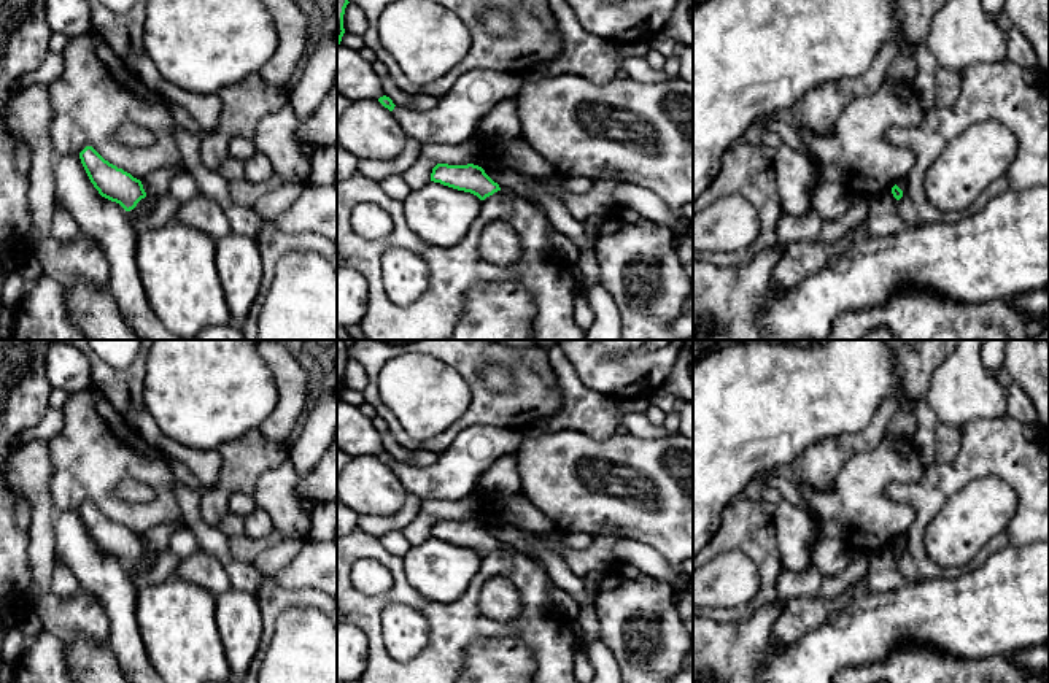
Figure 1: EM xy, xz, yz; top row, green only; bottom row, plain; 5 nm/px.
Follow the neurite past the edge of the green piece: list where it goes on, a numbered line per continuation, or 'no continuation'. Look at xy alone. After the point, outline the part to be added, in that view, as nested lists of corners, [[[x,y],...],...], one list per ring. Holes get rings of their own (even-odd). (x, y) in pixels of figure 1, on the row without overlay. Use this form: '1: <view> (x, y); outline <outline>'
no continuation

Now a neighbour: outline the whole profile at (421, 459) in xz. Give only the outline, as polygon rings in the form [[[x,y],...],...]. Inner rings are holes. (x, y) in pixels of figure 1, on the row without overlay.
[[[415,450],[412,451],[412,467],[416,469],[428,469],[434,465],[439,461],[440,454],[432,453],[432,451],[424,451],[424,450]]]

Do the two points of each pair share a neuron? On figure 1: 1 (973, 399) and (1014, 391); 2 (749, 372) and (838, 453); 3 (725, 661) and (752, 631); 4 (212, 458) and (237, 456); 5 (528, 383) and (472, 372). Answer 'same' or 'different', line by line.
1: different
2: different
3: same
4: different
5: same

